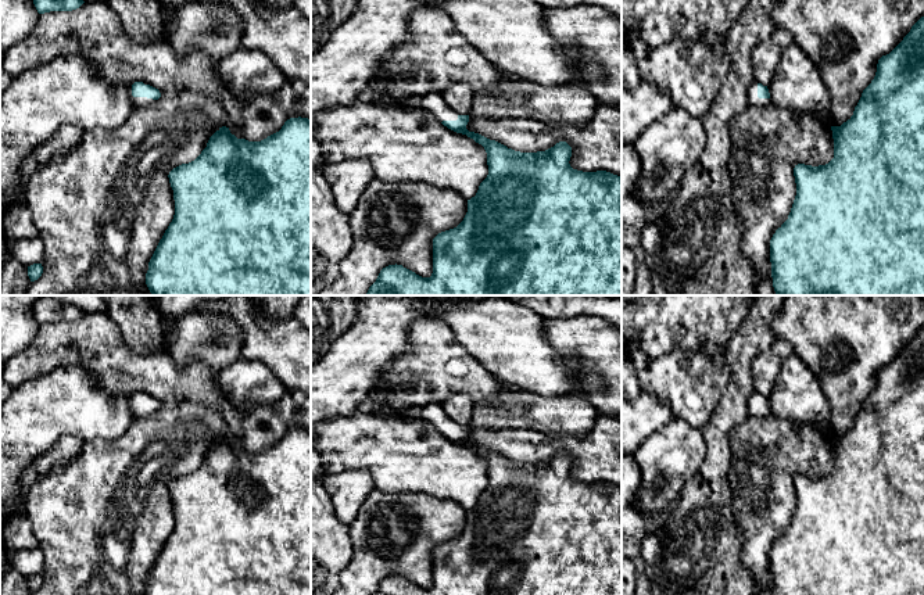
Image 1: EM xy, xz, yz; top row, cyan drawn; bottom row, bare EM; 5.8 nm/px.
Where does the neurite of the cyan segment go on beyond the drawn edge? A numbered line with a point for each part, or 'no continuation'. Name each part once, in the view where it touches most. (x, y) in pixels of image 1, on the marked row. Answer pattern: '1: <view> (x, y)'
1: xy (138, 101)

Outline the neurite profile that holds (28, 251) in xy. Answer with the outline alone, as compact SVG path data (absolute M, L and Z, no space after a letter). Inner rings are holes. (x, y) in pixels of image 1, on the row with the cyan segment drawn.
M39 237L17 240L11 245L11 255L15 261L25 266L42 264L44 255L44 244Z

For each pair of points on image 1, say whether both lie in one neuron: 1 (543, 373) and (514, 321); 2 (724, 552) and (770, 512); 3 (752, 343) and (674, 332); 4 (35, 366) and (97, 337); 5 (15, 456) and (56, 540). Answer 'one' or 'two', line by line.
1: one
2: two
3: two
4: one
5: two

